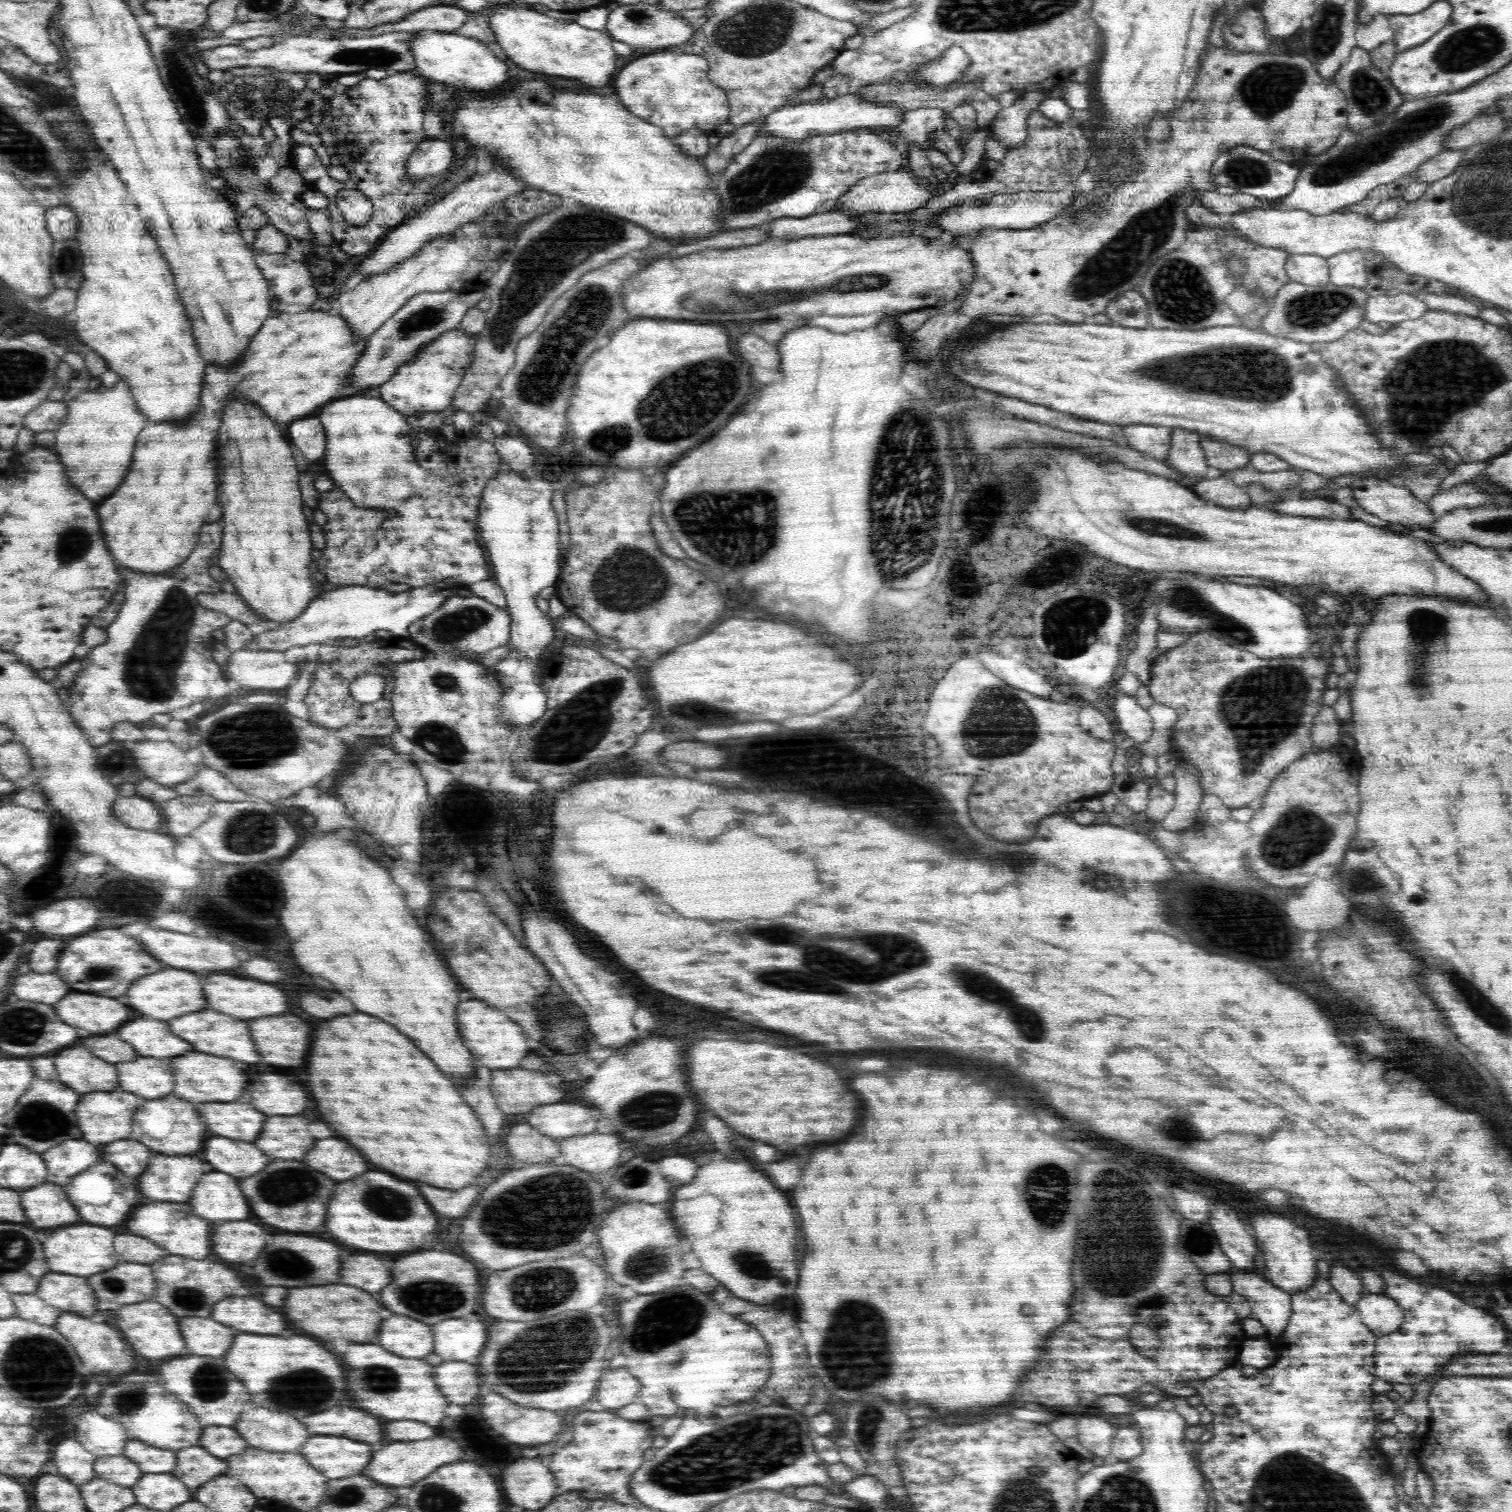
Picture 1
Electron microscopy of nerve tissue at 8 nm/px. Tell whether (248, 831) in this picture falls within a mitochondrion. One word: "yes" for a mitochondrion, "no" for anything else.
yes

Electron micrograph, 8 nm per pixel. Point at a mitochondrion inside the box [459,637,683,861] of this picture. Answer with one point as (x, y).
(579, 724)

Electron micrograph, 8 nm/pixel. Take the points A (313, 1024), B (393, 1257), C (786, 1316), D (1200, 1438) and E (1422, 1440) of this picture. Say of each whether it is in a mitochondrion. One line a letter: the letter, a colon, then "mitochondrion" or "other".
A: other
B: other
C: other
D: other
E: other

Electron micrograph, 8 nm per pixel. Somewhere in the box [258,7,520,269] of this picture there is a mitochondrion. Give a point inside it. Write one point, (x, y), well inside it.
(378, 55)

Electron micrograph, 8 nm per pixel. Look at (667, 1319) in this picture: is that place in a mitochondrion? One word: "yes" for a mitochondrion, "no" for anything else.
yes

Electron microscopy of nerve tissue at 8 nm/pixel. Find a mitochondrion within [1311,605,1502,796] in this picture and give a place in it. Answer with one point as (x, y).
(1426, 629)

